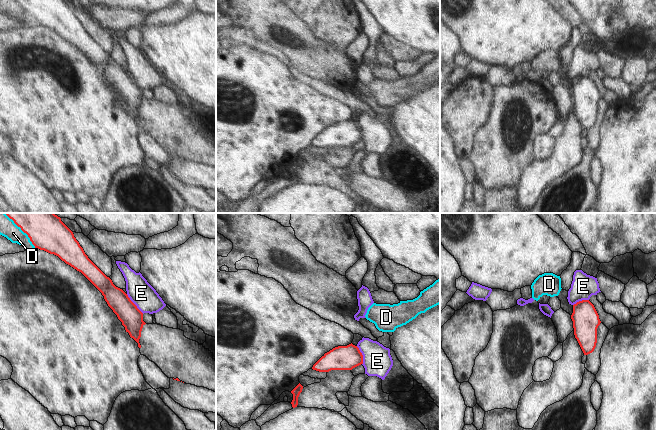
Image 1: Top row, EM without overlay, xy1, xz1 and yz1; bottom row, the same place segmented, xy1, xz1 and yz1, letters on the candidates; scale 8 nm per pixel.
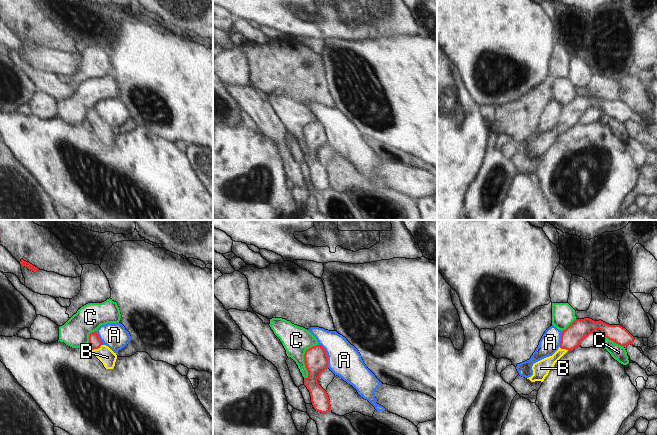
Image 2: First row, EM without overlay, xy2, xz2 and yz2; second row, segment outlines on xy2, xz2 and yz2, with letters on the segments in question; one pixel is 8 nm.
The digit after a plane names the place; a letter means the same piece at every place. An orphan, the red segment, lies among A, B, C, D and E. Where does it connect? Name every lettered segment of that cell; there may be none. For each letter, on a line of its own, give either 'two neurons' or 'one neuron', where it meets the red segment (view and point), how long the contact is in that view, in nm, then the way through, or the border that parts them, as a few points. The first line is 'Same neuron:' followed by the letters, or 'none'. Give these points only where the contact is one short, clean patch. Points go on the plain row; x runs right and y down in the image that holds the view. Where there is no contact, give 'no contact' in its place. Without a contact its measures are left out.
Same neuron: B
A: two neurons; meets red in xz2 at (326, 131); contact 220 nm long; border along xz2 (318, 119), (326, 129), (328, 143)
B: one neuron; meets red in xy2 at (97, 124); contact 100 nm long; runs through xy2 (94, 117), (97, 124), (104, 129)
C: two neurons; meets red in xz2 at (304, 135); contact 300 nm long
D: two neurons; meets red in xy1 at (27, 10); contact 260 nm long
E: two neurons; meets red in xy1 at (134, 80); contact 220 nm long; border along xy1 (126, 70), (143, 89)

